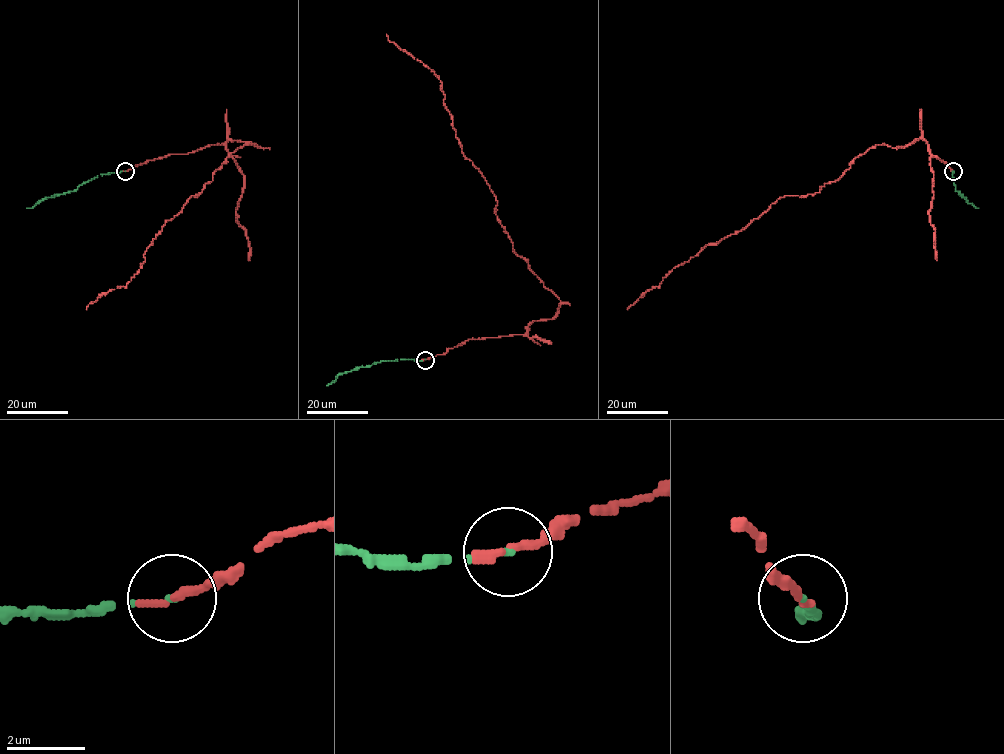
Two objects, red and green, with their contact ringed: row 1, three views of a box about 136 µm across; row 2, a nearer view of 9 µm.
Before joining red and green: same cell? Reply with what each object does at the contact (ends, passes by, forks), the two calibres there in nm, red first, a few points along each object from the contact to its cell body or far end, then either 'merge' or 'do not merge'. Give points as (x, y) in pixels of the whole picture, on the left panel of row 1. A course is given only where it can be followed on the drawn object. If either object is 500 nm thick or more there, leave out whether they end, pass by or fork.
red ends there; green ends there; 300 nm thick on the red side, 90 nm on the other; red runs (125, 171), (228, 138), (260, 147), (229, 154), (166, 220), (125, 287), (86, 310); green runs (125, 171), (101, 174), (74, 190), (47, 197), (27, 208); merge

